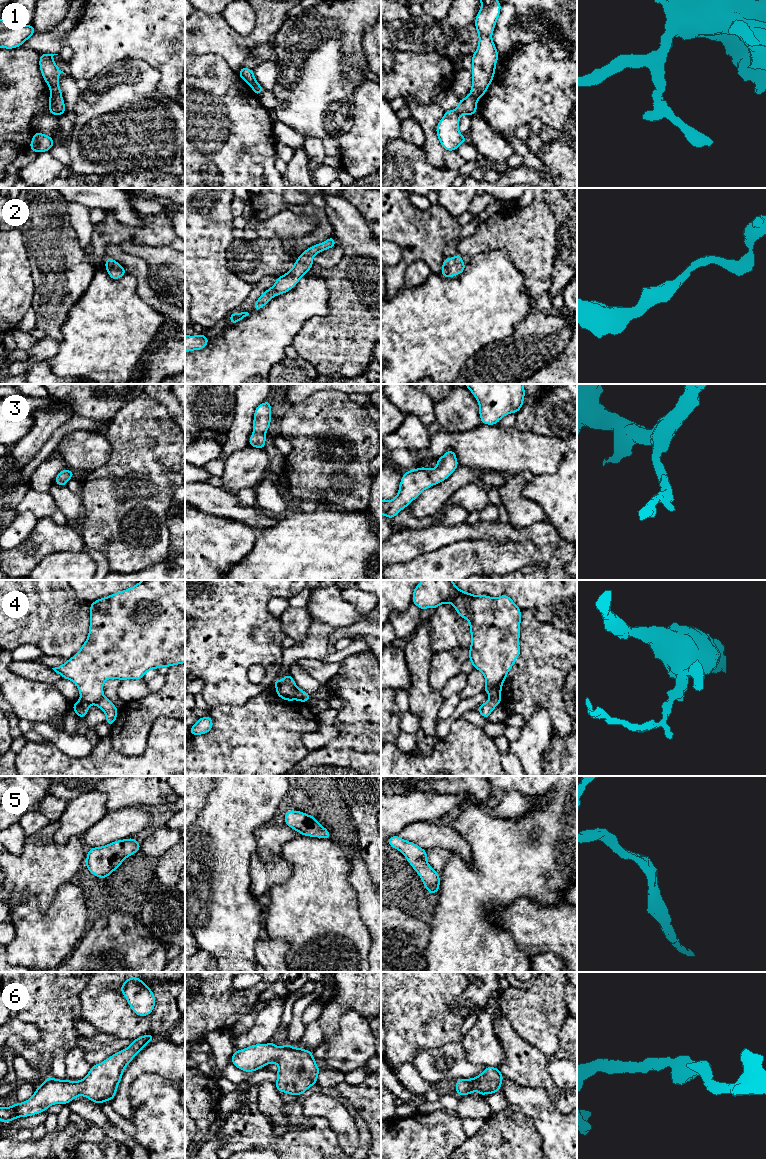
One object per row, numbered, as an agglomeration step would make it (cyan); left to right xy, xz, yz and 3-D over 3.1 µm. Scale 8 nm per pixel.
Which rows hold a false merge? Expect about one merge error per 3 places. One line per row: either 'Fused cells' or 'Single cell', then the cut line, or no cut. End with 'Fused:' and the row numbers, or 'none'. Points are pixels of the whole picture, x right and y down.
1: Fused cells. Split along xy (51, 92), (61, 96)
2: Single cell. No split
3: Single cell. No split
4: Fused cells. Split along xz (276, 689), (286, 680), (291, 680), (296, 688), (297, 697)
5: Single cell. No split
6: Single cell. No split
Fused: 1, 4

